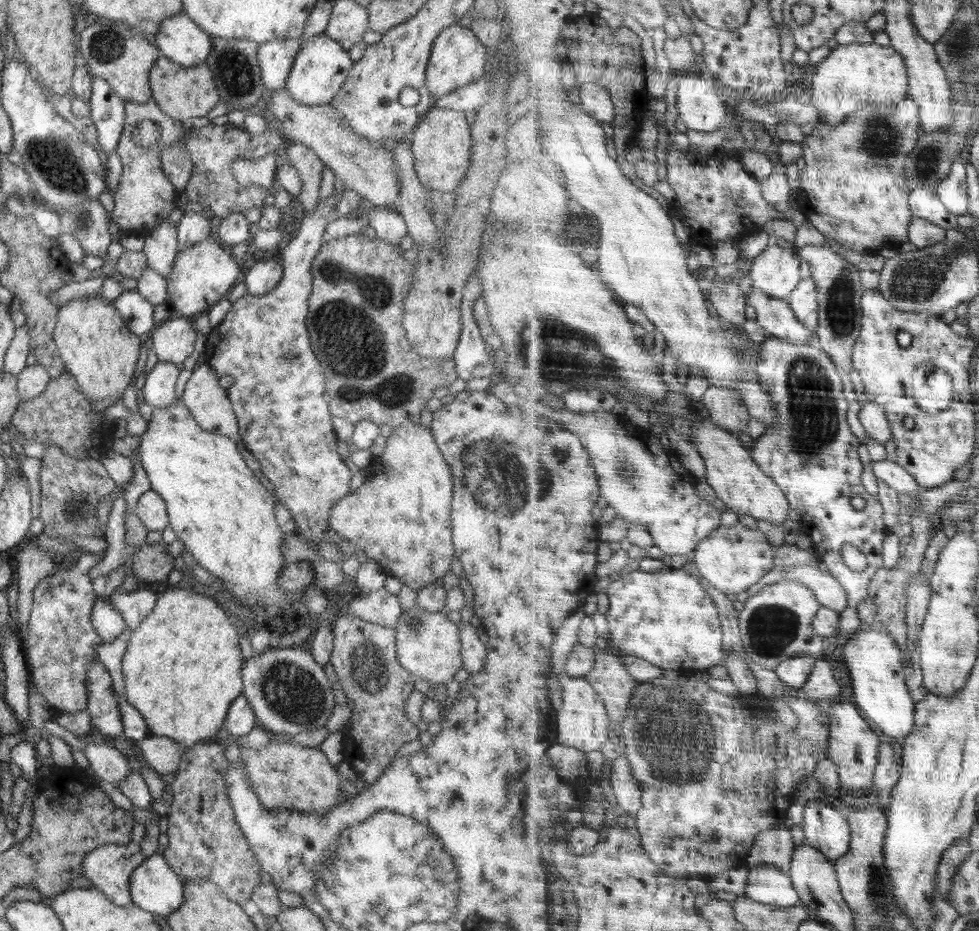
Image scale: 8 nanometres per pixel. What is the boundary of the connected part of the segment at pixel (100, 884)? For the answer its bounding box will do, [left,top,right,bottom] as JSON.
[82,840,145,907]

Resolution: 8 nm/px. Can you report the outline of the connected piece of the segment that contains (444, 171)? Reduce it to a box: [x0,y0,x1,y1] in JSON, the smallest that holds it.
[411,106,472,192]

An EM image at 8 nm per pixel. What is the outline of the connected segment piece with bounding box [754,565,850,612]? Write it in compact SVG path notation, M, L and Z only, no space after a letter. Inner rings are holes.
M774 566L773 571L761 583L754 586L754 590L758 594L768 586L784 580L804 582L816 591L816 595L822 601L823 606L829 606L840 612L844 612L850 606L850 595L848 595L848 591L840 583L840 580L833 576L830 571L822 572L816 566Z

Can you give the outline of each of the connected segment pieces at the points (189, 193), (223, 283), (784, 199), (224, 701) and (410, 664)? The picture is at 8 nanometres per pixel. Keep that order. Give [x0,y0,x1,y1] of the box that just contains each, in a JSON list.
[[183,122,285,220],[166,236,245,319],[764,161,793,214],[122,588,242,748],[394,604,463,688]]

